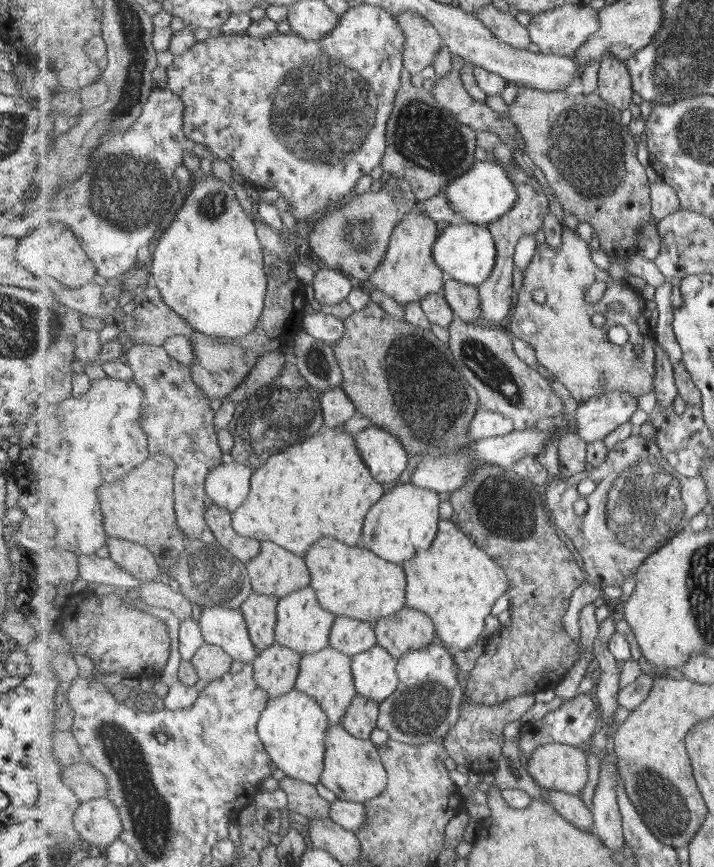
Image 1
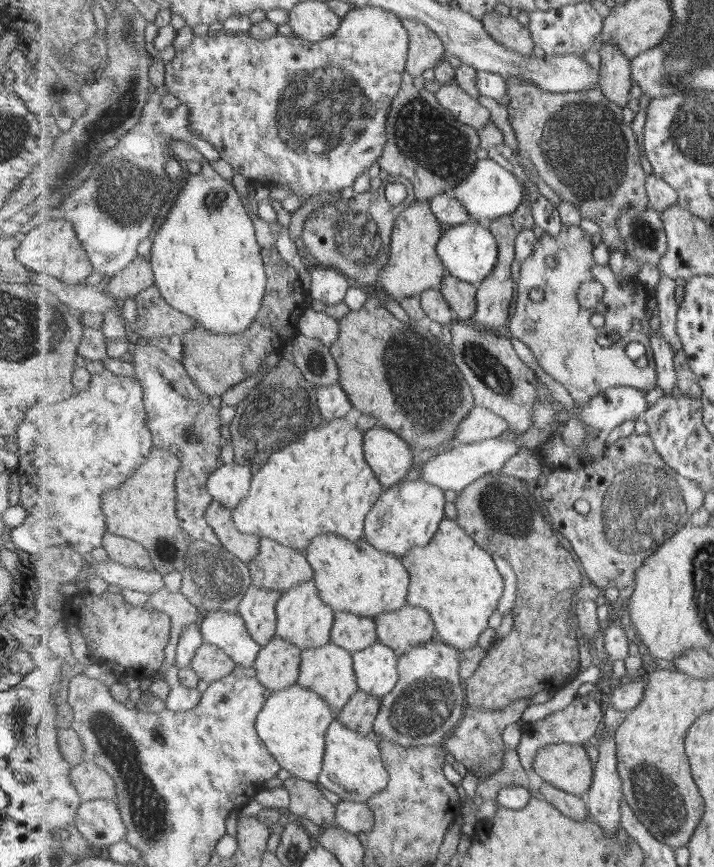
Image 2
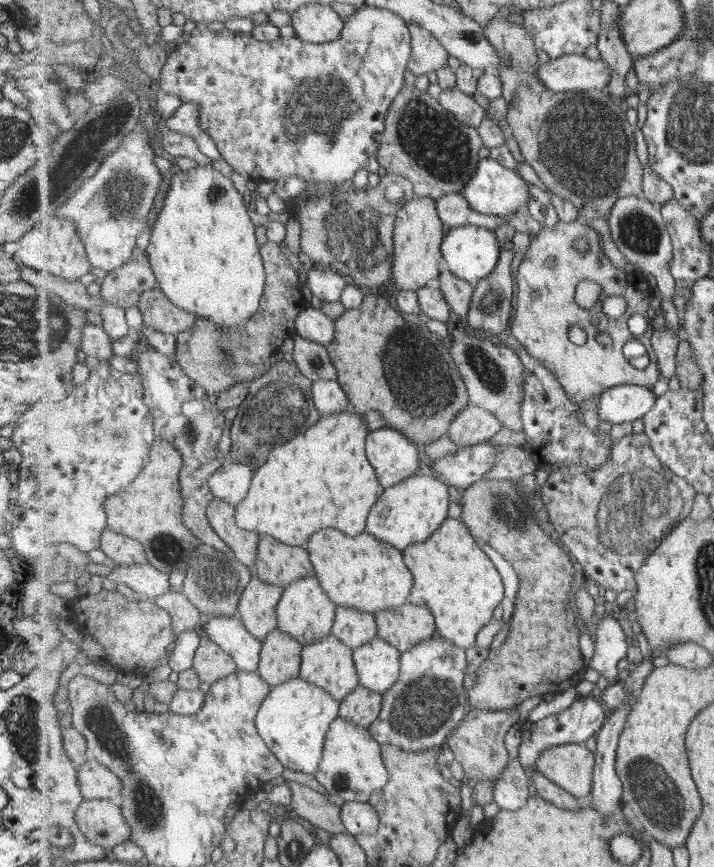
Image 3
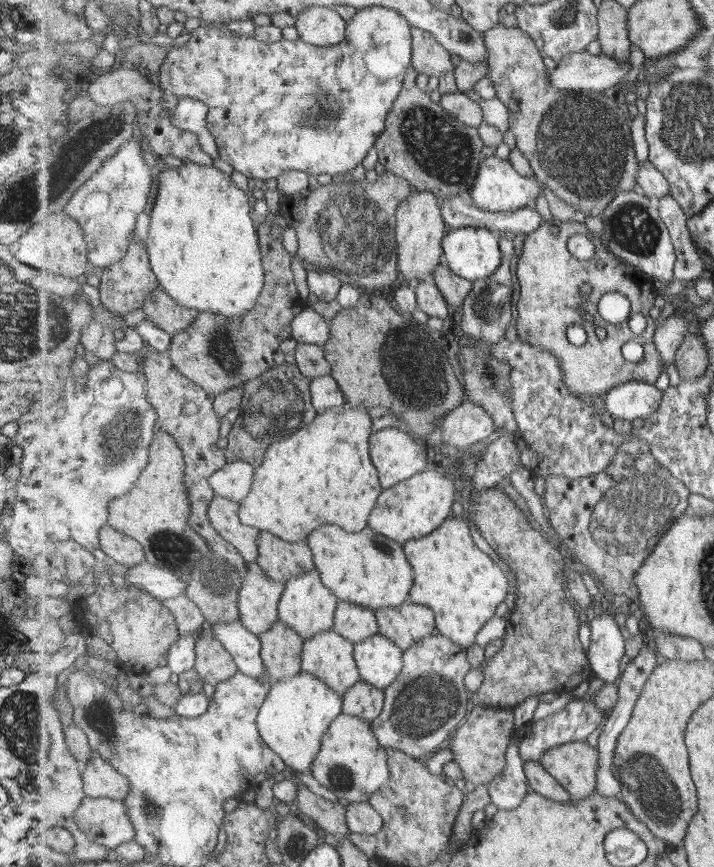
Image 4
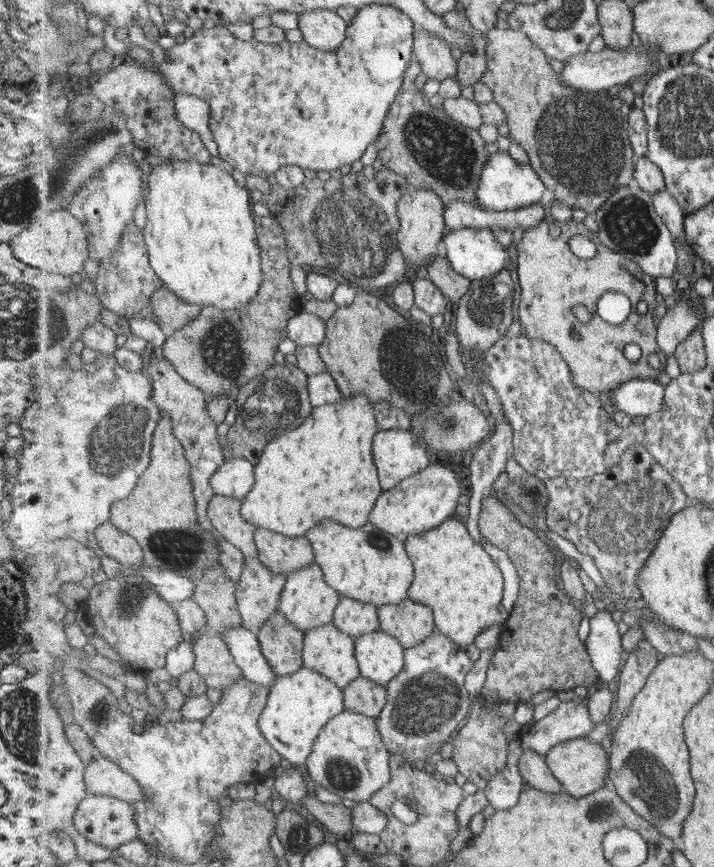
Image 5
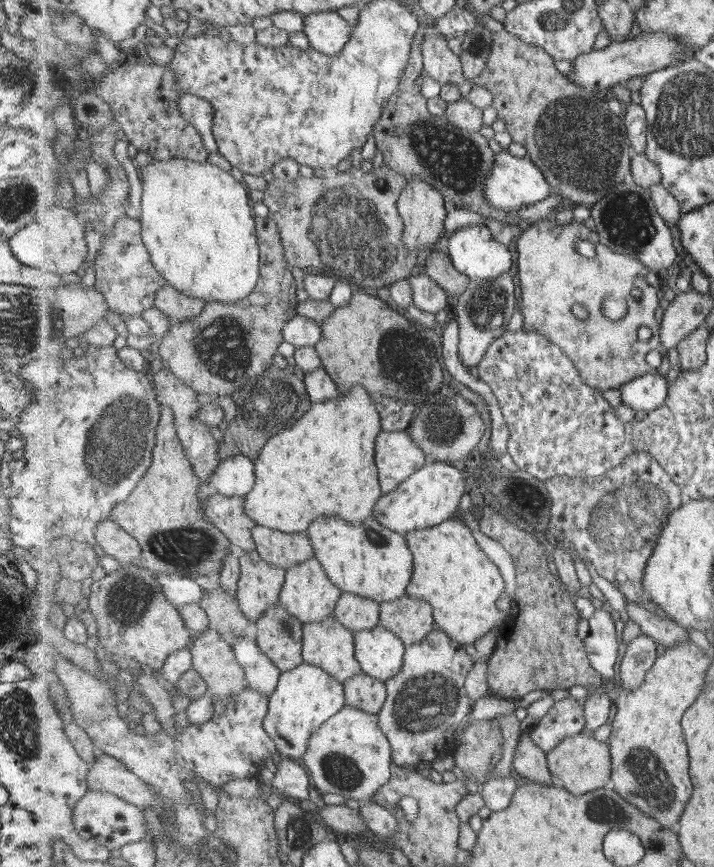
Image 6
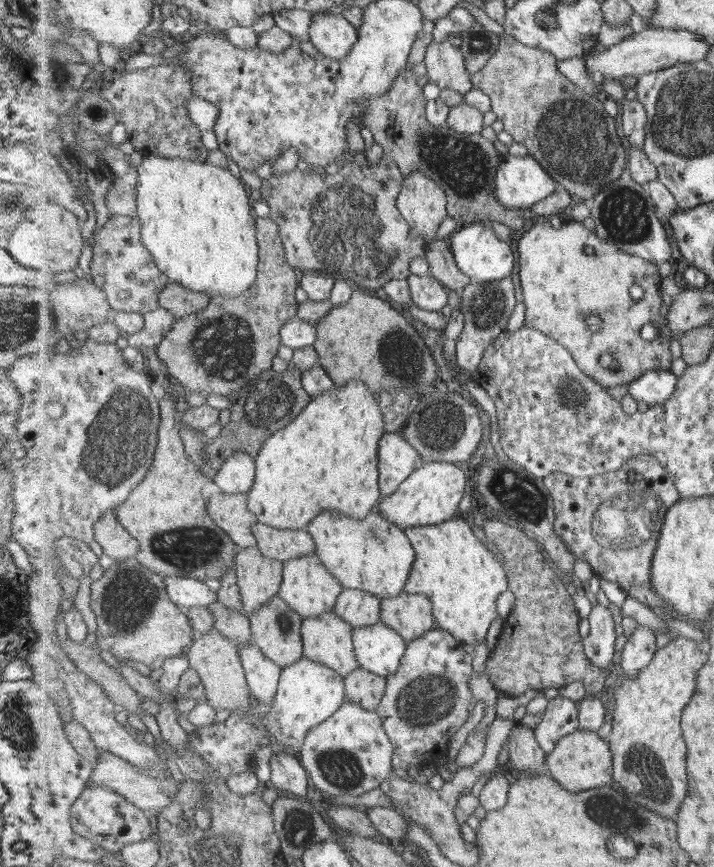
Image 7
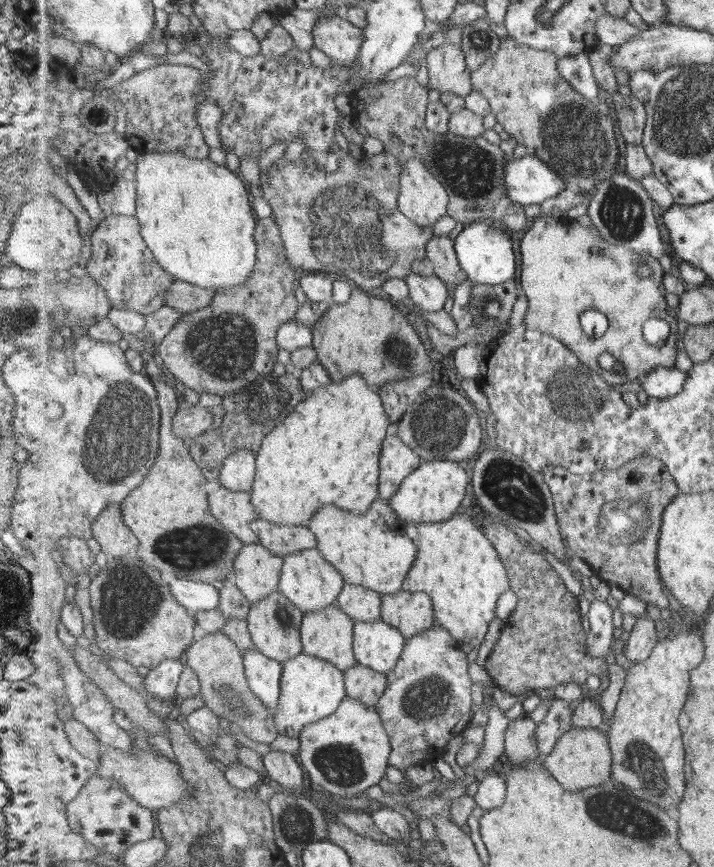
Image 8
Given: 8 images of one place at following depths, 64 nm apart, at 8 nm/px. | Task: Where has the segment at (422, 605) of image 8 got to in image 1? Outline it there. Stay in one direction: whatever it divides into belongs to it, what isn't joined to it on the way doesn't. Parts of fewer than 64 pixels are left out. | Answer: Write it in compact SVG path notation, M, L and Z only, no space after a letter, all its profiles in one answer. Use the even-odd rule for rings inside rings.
M409 606L399 613L379 618L374 630L378 645L395 659L413 650L423 650L437 641L433 619Z

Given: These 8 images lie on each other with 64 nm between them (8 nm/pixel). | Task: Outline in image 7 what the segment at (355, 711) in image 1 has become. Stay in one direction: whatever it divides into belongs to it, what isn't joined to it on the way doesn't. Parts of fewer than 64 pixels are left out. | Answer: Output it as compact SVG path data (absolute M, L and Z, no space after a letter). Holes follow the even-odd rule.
M362 667L350 673L344 680L348 700L359 703L367 710L377 710L385 698L388 678L377 676L373 674L374 672Z

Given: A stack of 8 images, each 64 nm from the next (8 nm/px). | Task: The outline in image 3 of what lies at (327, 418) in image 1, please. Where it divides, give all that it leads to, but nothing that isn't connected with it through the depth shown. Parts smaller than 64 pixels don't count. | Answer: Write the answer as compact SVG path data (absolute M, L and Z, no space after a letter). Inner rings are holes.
M338 379L316 380L312 386L315 406L323 417L333 413L343 412L349 406L350 400L340 385Z

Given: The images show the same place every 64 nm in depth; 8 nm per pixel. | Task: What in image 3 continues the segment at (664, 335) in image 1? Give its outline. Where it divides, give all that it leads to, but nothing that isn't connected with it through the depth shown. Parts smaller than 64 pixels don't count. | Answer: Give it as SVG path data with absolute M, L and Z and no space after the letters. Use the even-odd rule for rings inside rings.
M630 194L625 198L619 198L619 202L615 204L615 208L611 210L608 216L608 228L610 230L612 241L616 244L618 250L626 257L626 259L636 266L641 274L649 273L657 277L658 286L661 295L661 309L665 311L665 323L663 326L671 327L676 330L678 339L682 340L683 330L679 328L679 312L673 304L673 294L677 294L675 288L676 279L671 274L671 266L669 262L674 260L674 246L670 232L668 231L666 222L662 217L662 210L646 197L639 198L634 194Z

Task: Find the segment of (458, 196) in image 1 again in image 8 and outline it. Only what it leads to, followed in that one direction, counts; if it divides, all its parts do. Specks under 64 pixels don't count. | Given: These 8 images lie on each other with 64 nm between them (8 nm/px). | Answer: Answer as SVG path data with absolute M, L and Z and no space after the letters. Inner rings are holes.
M529 152L519 159L509 160L505 166L507 196L521 206L537 204L559 197L570 187L550 165Z

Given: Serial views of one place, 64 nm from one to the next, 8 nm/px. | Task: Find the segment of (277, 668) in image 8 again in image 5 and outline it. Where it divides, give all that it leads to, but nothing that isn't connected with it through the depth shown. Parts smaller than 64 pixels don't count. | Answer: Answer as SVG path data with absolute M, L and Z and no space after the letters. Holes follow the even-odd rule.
M239 627L229 629L222 636L235 662L242 668L243 678L265 687L274 685L279 677L275 674L276 670L271 668L269 660L263 655L258 633Z

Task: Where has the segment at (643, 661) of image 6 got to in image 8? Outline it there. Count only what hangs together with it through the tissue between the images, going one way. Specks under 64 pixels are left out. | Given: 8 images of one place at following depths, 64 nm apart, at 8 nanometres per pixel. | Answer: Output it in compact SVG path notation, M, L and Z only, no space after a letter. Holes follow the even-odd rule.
M645 615L645 618L638 618L625 645L624 655L627 656L630 666L649 658L657 644L657 630L653 618L648 615Z

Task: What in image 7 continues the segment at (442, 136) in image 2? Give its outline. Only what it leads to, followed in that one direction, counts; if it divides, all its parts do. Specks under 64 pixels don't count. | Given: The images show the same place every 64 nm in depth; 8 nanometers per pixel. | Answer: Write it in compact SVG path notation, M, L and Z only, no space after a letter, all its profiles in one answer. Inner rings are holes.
M403 70L390 92L380 97L371 97L364 116L364 126L372 132L384 156L391 158L399 170L403 170L403 174L409 176L419 170L446 190L449 217L468 224L488 220L501 222L501 216L505 216L508 210L499 200L495 200L495 175L498 165L501 165L501 154L498 154L492 141L479 133L467 136L453 130L447 123L442 127L429 124L425 114L428 99L421 93L417 81L418 77L413 75L413 70Z

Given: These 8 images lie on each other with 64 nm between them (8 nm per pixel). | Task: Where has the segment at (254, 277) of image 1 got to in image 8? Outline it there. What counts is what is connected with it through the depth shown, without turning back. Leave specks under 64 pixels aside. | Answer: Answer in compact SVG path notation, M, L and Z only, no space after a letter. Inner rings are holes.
M140 152L137 161L137 213L136 216L142 223L142 235L146 239L146 243L150 246L150 249L154 252L155 258L159 261L159 264L163 266L166 272L172 274L176 280L183 280L183 282L189 282L189 284L195 284L195 286L201 286L201 288L213 288L214 291L225 290L225 288L237 288L241 284L247 284L249 278L253 276L255 272L254 268L257 262L258 243L255 240L256 226L258 225L258 219L253 211L252 198L249 194L248 184L245 182L239 174L233 174L229 168L217 166L213 160L209 158L197 159L189 158L181 152L167 152L167 154L155 153L155 152Z

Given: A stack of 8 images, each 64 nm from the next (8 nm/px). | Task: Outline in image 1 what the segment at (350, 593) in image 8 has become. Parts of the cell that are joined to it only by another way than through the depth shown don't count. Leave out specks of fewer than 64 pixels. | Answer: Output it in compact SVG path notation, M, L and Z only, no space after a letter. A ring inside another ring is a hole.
M347 615L337 616L330 634L330 646L354 658L378 645L375 624L353 620Z

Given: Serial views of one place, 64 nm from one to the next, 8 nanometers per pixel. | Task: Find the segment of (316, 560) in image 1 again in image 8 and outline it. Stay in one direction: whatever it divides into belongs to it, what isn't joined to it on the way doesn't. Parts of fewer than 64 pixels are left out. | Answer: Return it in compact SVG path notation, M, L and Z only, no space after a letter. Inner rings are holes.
M379 496L365 514L323 506L307 526L314 530L318 549L339 569L345 583L361 585L383 595L403 590L405 579L418 557L418 546L388 499Z

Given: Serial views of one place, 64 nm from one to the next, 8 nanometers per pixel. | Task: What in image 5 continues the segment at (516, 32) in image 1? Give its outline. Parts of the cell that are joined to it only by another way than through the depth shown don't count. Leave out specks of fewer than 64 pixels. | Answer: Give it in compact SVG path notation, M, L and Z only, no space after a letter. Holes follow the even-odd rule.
M491 28L487 31L488 70L482 78L494 92L494 100L505 108L511 142L525 150L530 164L556 198L595 214L619 187L635 179L636 159L627 134L629 106L621 104L613 92L589 92L560 82L560 74L549 64L546 52L524 32Z

